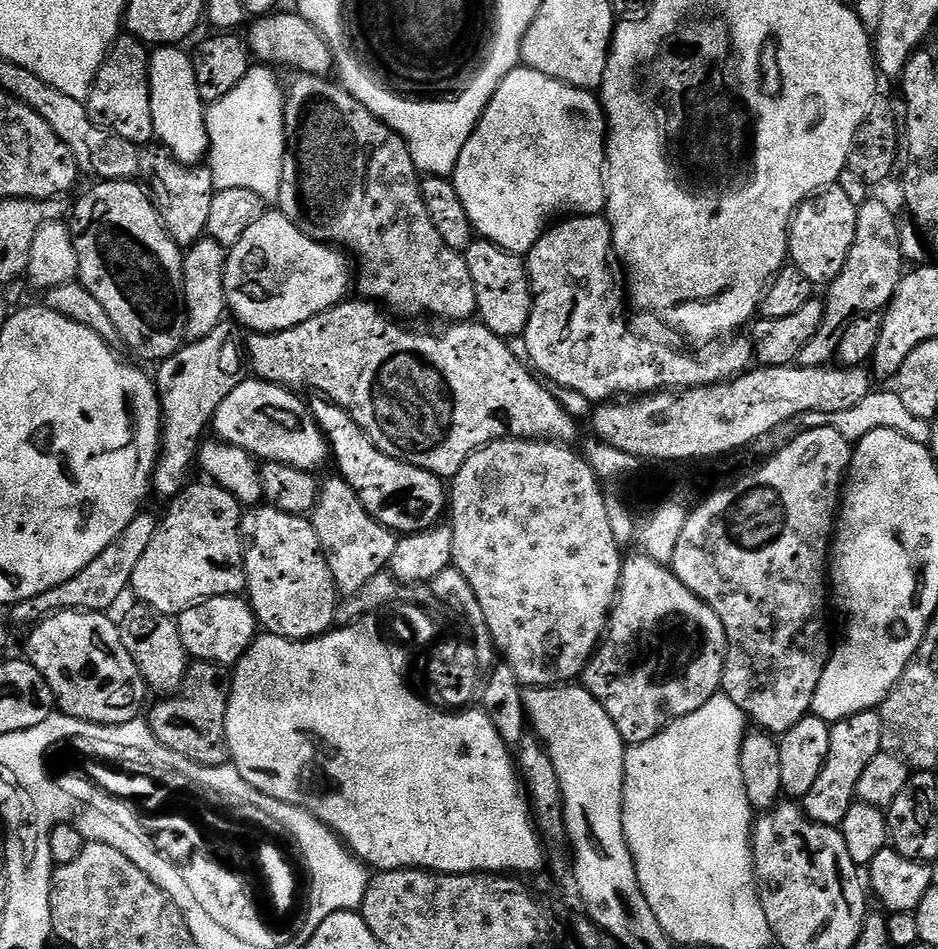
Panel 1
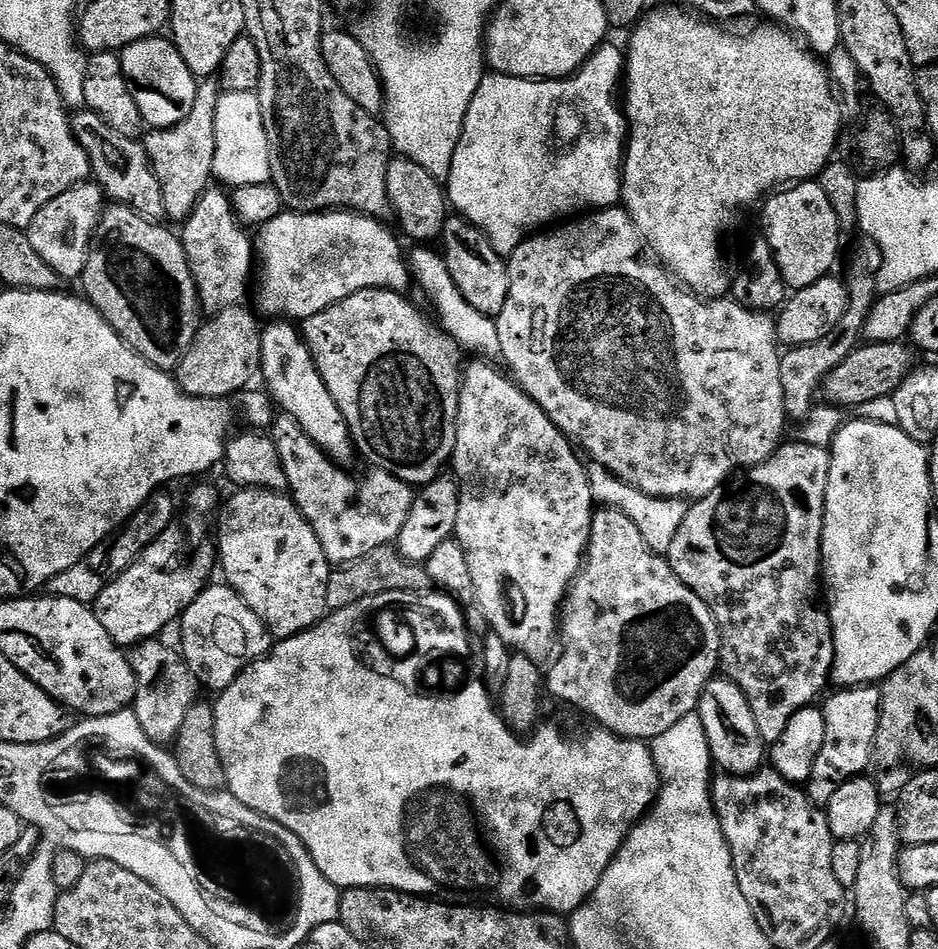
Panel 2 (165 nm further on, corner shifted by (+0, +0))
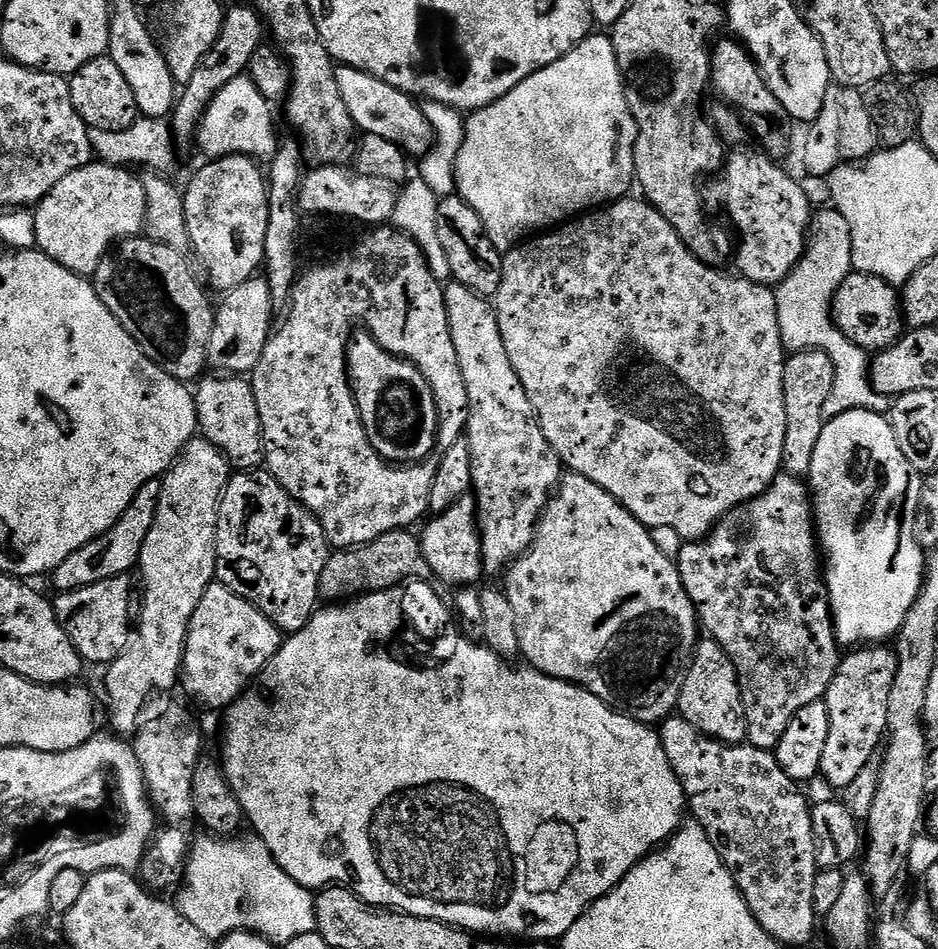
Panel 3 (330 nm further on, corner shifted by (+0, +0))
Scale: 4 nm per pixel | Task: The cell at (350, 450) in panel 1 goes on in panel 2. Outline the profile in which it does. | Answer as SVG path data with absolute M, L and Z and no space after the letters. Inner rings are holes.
M283 318L273 319L263 325L260 333L260 366L259 375L264 375L263 387L272 397L275 407L283 415L294 418L301 430L325 452L330 459L341 466L351 465L354 457L352 435L348 423L342 418L342 410L330 398L322 374L310 354L304 333L295 323Z

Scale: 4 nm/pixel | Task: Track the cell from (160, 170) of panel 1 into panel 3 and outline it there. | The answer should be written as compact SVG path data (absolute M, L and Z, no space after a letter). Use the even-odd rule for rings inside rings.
M247 3L244 4L236 4L232 9L229 7L225 11L217 41L195 70L188 84L183 85L179 93L176 106L170 113L172 135L177 145L182 146L182 144L190 143L192 139L193 141L197 139L200 122L204 119L204 111L208 109L209 102L216 97L216 92L222 90L222 86L226 86L234 78L245 75L254 54L265 43L265 21L255 8Z

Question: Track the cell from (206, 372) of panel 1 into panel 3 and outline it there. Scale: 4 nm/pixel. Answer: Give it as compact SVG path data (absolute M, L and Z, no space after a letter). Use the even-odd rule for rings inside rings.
M253 278L242 282L234 290L223 293L224 300L215 309L216 321L210 334L208 347L208 364L220 374L251 374L258 366L258 358L262 358L262 350L266 350L273 324L272 295L267 279Z

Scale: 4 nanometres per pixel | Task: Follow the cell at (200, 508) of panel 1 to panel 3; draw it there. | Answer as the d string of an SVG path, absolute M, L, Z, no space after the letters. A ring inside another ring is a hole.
M127 575L106 578L97 584L79 588L73 592L59 593L54 600L56 617L66 630L74 650L81 661L107 666L120 657L128 647L128 619L134 616L134 600L132 604L132 584Z

